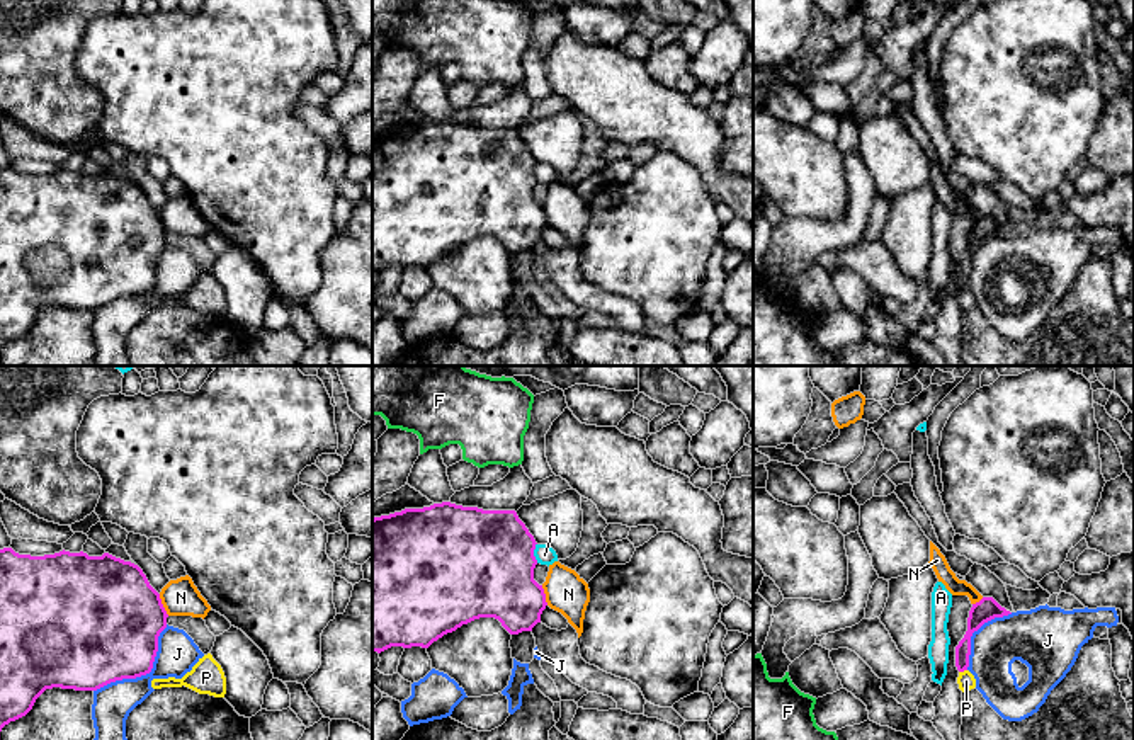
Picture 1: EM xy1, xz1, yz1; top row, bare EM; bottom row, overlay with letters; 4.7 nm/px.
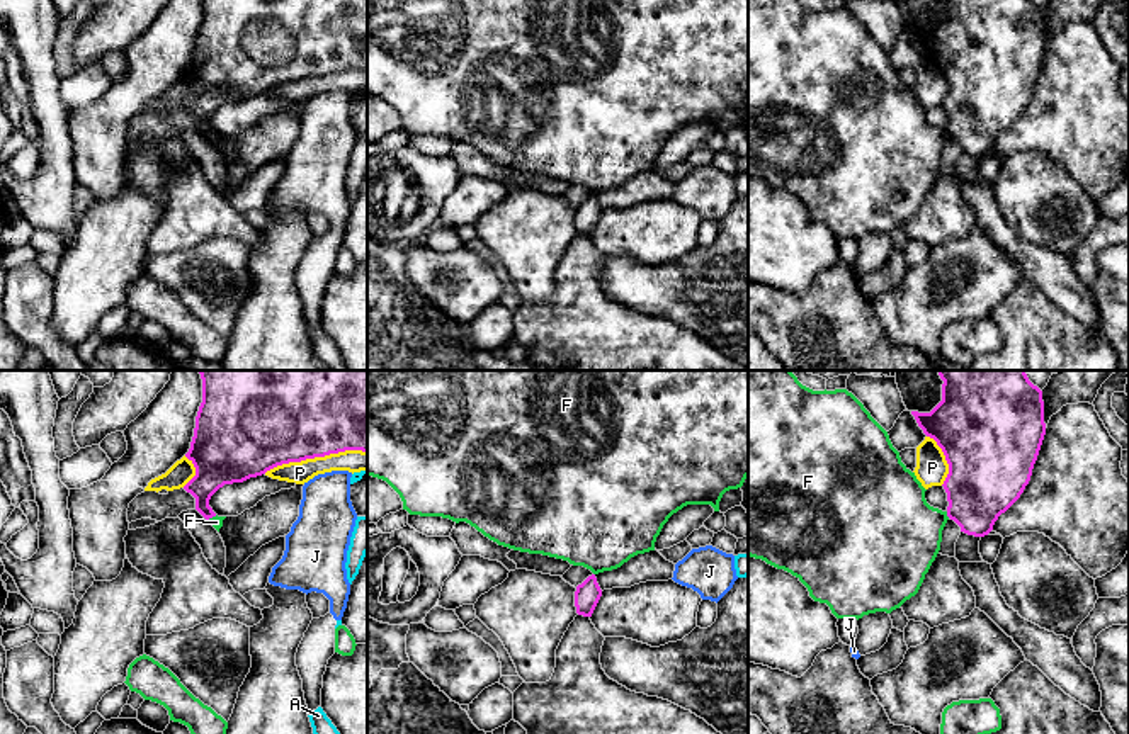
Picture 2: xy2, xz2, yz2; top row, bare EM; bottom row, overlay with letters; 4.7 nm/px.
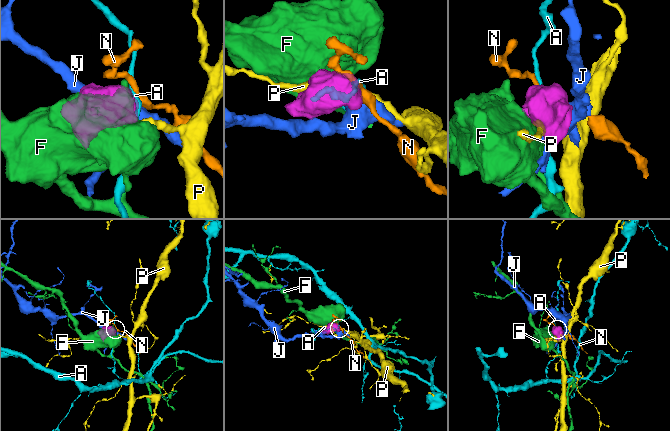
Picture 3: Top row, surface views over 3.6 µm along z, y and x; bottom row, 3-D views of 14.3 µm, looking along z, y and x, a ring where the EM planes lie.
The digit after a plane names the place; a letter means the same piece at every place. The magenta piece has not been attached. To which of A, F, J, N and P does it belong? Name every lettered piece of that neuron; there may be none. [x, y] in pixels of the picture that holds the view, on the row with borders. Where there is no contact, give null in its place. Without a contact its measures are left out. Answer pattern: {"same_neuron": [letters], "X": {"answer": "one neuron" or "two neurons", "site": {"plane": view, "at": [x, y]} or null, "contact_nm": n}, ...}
{"same_neuron": ["F"], "A": {"answer": "two neurons", "site": {"plane": "xz1", "at": [532, 553]}, "contact_nm": 100}, "F": {"answer": "one neuron", "site": {"plane": "yz2", "at": [947, 515]}, "contact_nm": 40}, "J": {"answer": "two neurons", "site": {"plane": "xy1", "at": [145, 674]}, "contact_nm": 480}, "N": {"answer": "two neurons", "site": {"plane": "xy1", "at": [162, 604]}, "contact_nm": 120}, "P": {"answer": "two neurons", "site": {"plane": "xy2", "at": [315, 456]}, "contact_nm": 500}}

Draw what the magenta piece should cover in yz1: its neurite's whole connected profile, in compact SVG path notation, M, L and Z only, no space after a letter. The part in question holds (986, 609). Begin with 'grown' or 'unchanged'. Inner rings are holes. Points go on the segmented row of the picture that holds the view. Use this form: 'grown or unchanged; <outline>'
unchanged; M983 597L979 602L972 604L967 618L967 631L955 646L955 667L959 672L967 670L969 667L972 633L978 631L984 623L1008 614L1012 612L1001 607L993 597Z

